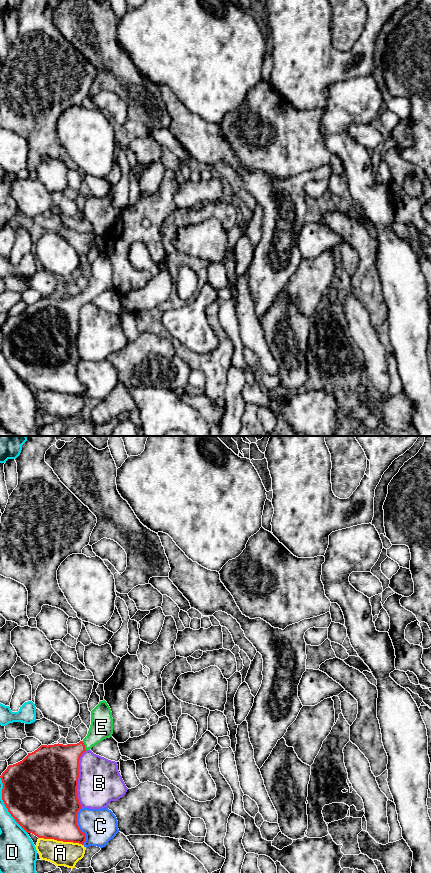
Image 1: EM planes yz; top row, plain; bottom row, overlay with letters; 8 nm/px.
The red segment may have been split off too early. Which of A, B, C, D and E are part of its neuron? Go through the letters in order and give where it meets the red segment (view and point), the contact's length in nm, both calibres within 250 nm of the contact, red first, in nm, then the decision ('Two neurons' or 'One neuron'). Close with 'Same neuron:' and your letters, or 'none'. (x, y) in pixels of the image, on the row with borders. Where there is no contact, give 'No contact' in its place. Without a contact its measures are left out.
A: Touches red at yz (61, 840). Shared border 360 nm. Thickness 440 nm (red) against 200 nm. Two neurons
B: Touches red at yz (77, 779). Shared border 460 nm. Thickness 500 nm (red) against 340 nm. Two neurons
C: Touches red at yz (78, 826). Shared border 300 nm. Thickness 420 nm (red) against 280 nm. Two neurons
D: Touches red at yz (5, 805). Shared border 500 nm. Thickness 500 nm (red) against 200 nm. Two neurons
E: Touches red at yz (84, 746). Shared border 90 nm. Thickness 320 nm (red) against 180 nm. One neuron
Same neuron: E

